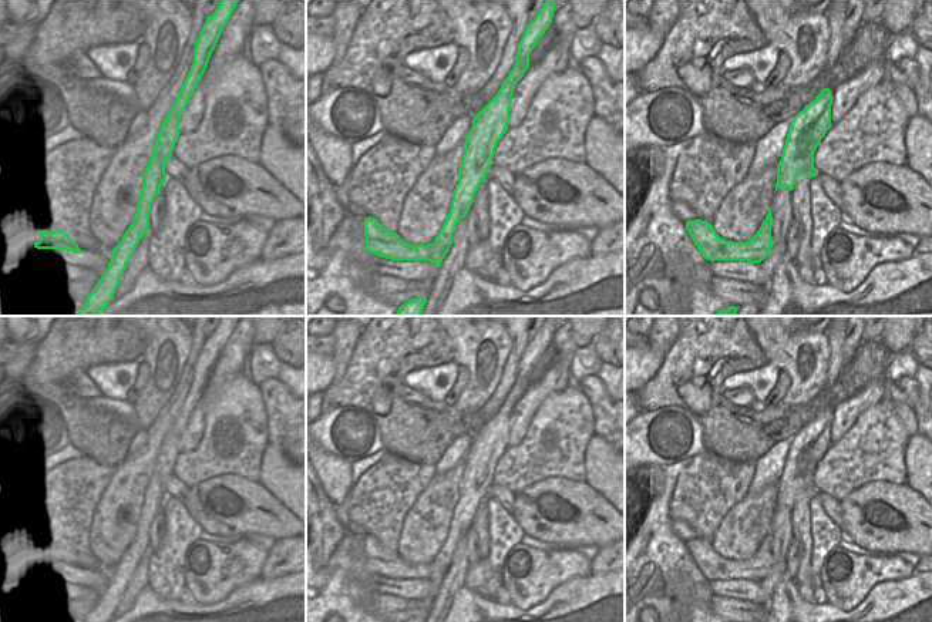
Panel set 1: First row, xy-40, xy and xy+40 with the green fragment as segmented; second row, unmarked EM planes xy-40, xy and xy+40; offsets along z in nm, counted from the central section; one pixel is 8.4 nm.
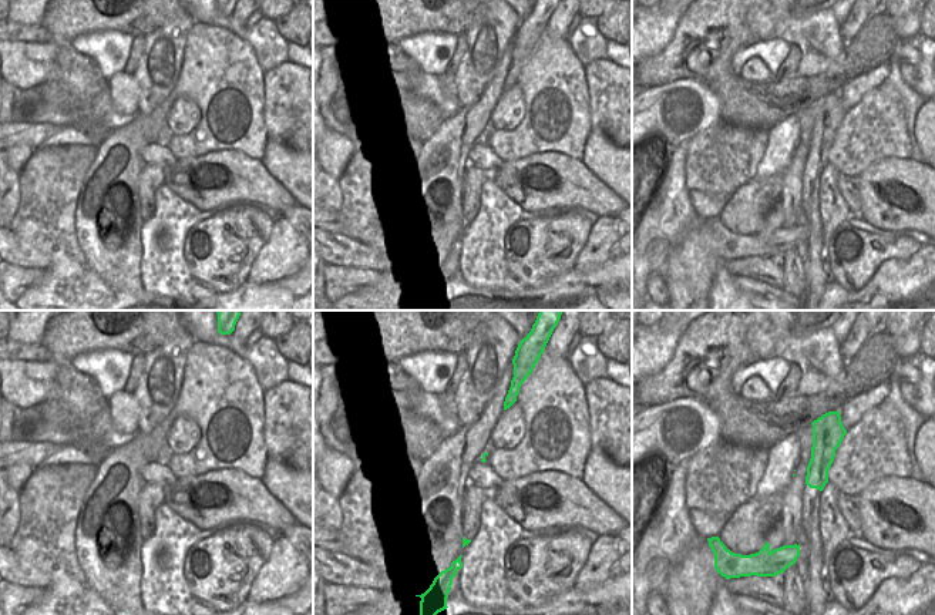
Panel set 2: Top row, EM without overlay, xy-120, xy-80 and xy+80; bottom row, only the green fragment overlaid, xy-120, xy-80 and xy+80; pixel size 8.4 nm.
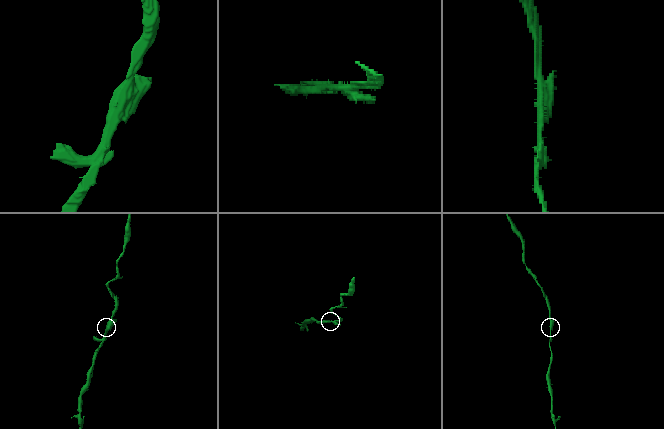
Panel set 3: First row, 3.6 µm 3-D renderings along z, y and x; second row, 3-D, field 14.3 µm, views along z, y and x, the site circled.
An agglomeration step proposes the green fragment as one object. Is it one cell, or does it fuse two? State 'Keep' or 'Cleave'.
Keep.

